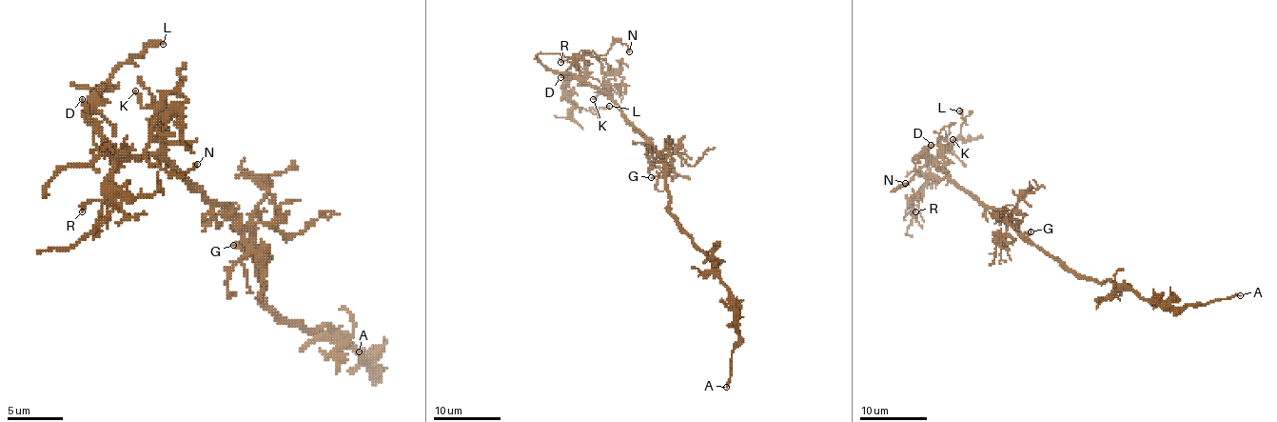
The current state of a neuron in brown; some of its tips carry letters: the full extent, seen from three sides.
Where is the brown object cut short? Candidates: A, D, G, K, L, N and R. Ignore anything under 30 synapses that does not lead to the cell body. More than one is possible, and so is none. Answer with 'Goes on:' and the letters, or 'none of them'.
Goes on: A, D

